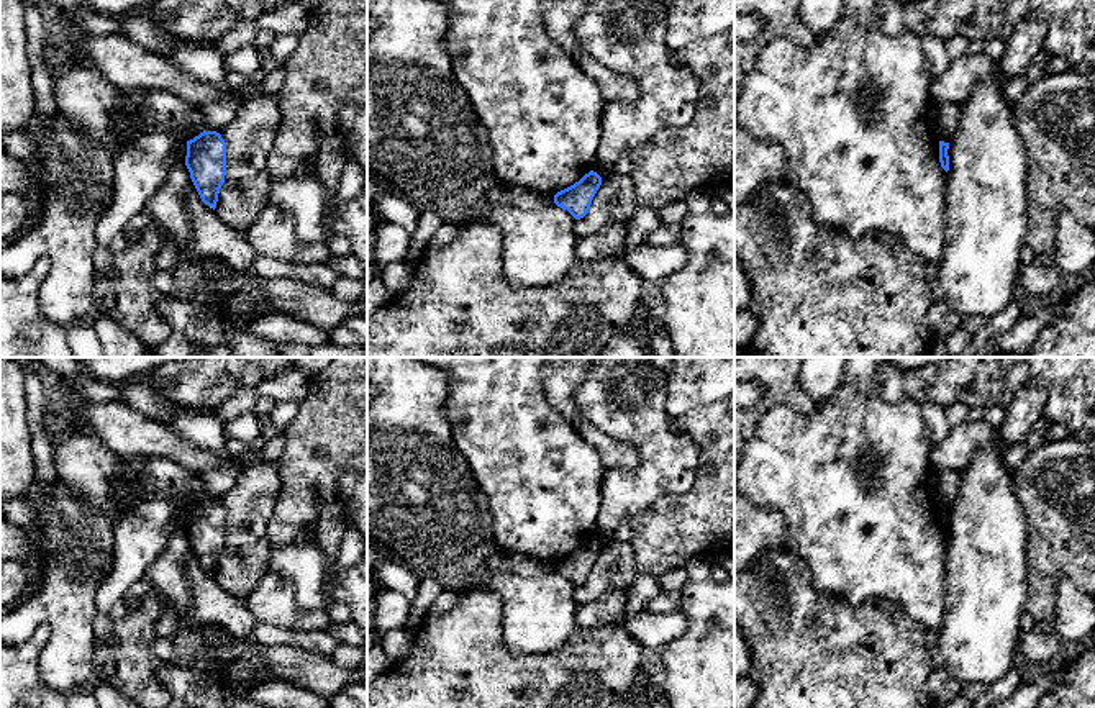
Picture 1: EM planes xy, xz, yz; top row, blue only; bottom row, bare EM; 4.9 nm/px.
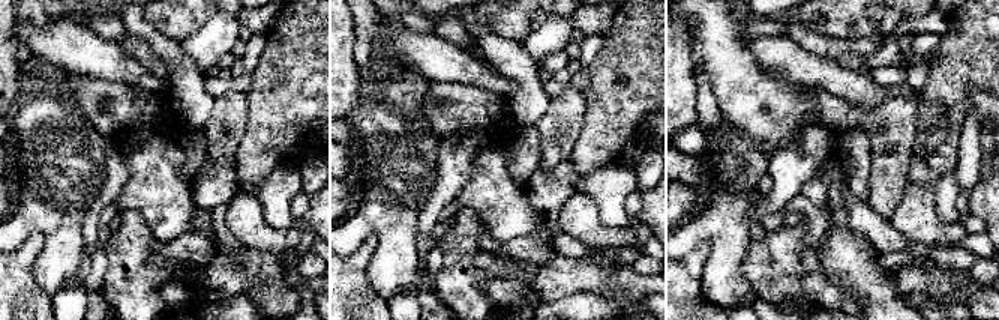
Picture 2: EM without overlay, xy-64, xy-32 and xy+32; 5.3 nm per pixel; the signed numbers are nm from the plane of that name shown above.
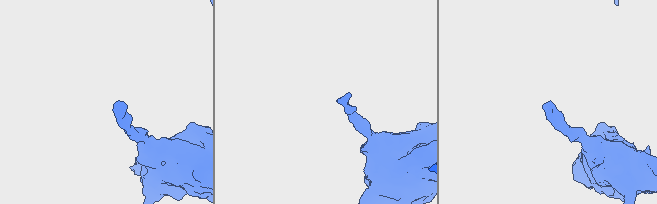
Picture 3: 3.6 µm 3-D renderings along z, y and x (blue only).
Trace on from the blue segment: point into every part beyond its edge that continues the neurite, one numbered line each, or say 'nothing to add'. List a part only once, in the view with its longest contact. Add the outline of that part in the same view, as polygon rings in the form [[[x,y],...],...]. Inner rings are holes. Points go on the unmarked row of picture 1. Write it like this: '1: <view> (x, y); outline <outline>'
nothing to add

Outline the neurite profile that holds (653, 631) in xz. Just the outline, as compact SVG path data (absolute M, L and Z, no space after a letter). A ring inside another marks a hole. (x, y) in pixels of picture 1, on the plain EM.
M643 610L626 618L621 626L626 634L644 647L647 656L656 657L669 642L687 633L690 621L680 613L651 613Z

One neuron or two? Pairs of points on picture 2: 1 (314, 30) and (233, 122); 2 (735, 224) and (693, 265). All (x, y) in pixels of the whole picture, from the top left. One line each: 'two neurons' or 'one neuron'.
1: two neurons
2: two neurons

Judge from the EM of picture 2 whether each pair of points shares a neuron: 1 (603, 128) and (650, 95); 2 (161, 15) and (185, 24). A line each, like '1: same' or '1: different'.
1: same
2: same

